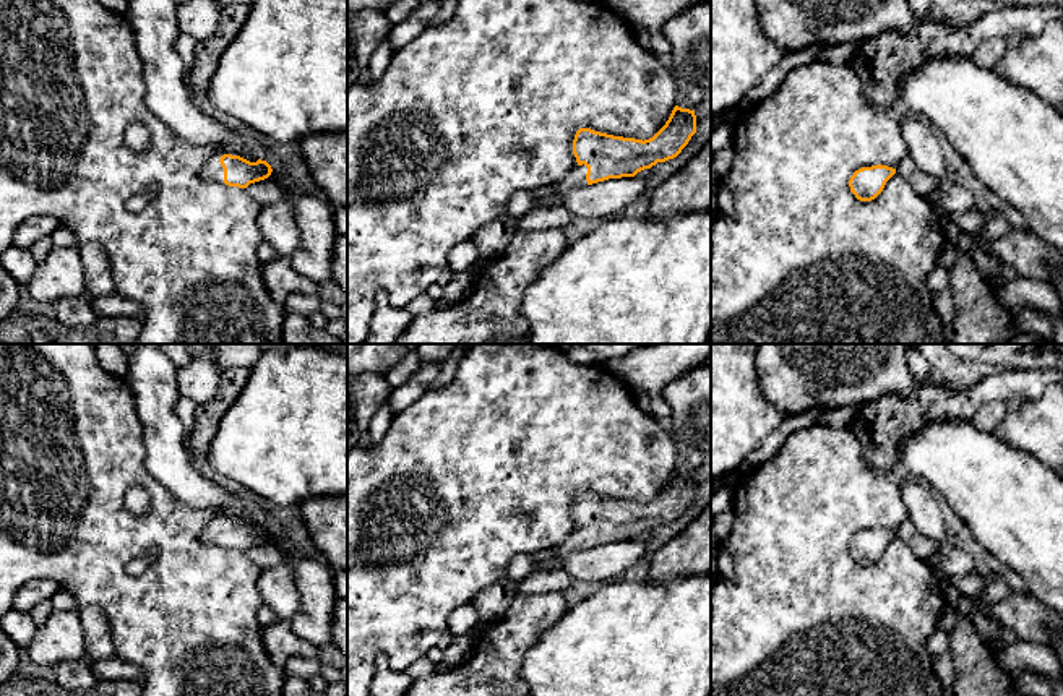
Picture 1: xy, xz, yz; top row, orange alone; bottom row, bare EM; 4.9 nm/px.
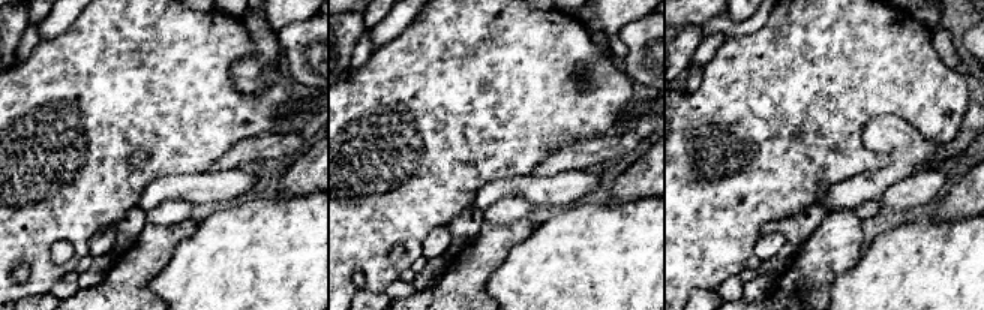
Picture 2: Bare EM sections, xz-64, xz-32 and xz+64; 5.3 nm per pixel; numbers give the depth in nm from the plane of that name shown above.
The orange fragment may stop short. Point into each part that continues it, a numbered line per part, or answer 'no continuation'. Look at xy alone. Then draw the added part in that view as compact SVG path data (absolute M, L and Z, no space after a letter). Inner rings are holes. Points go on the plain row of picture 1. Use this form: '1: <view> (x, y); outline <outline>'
1: xy (213, 534); outline M208 524L203 529L201 537L208 543L213 543L213 545L217 545L217 547L224 547L224 532L222 532L219 524Z

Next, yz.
1: yz (920, 545); outline M906 524L896 531L896 537L901 539L914 555L927 561L933 553L938 552L940 543L927 539L917 529Z

